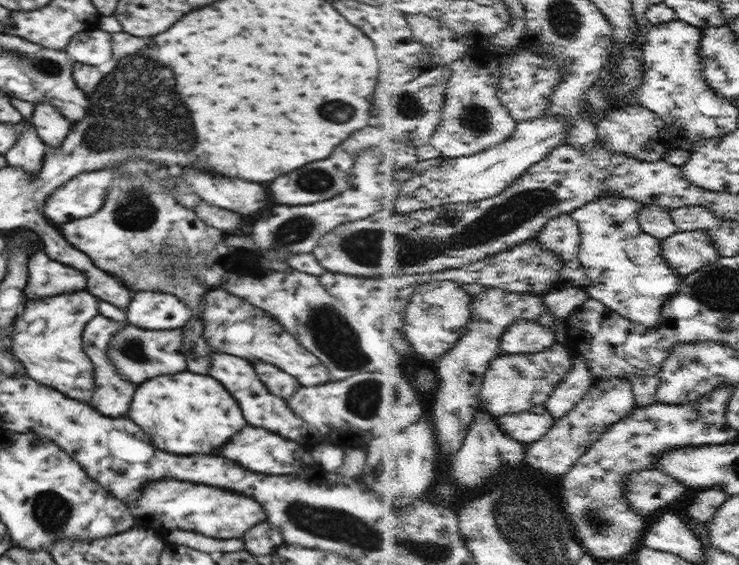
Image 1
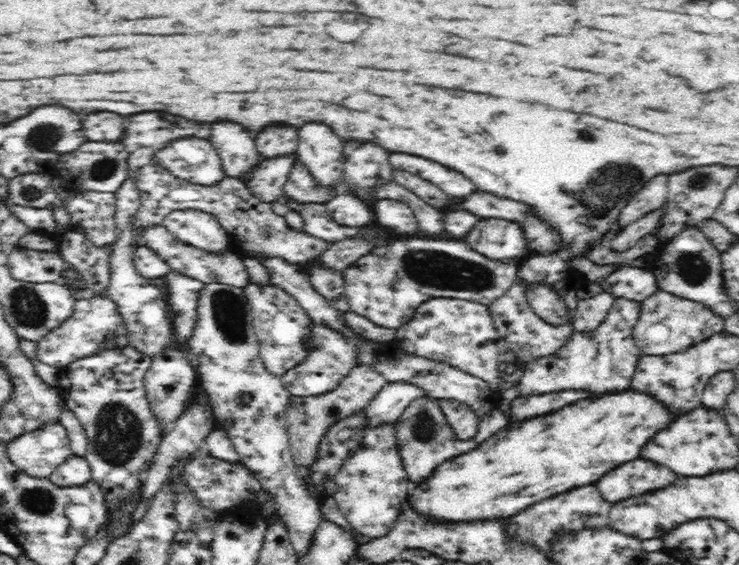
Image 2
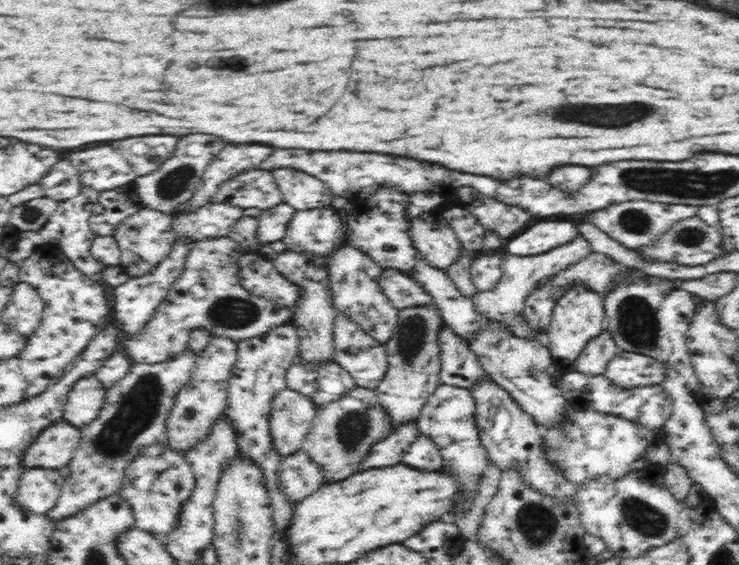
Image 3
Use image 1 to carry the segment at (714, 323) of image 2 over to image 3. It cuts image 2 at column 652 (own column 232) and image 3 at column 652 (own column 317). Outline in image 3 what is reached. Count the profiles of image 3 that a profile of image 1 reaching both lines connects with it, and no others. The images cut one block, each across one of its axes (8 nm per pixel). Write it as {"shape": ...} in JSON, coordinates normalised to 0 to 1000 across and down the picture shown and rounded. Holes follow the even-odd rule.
{"shape":[[[840,621],[823,641],[817,664],[842,687],[885,683],[901,673],[901,646],[871,625]]]}

